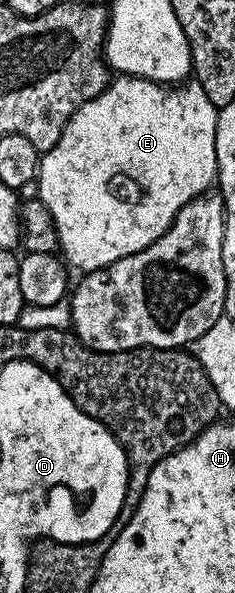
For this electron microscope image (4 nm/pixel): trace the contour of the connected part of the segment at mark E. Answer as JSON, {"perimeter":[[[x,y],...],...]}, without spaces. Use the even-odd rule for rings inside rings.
{"perimeter":[[[117,77],[110,82],[104,91],[100,91],[94,99],[84,103],[65,122],[65,128],[59,137],[59,141],[50,151],[41,155],[41,166],[37,169],[35,180],[35,188],[37,187],[35,195],[49,210],[49,216],[53,219],[53,227],[57,230],[60,254],[70,268],[78,267],[78,272],[81,273],[97,271],[99,268],[111,265],[123,257],[147,249],[155,240],[163,237],[163,233],[167,233],[167,229],[175,221],[175,217],[179,213],[179,209],[183,209],[183,205],[187,205],[191,200],[198,199],[199,196],[206,194],[216,184],[215,129],[217,128],[218,110],[219,108],[215,104],[207,101],[207,93],[203,93],[203,89],[196,81],[186,82],[174,89],[169,85],[153,83],[150,79]]]}

